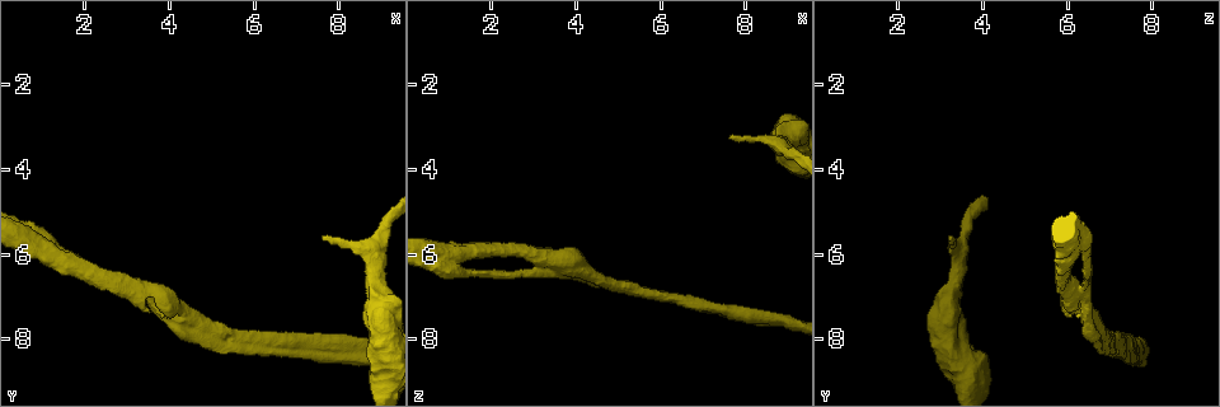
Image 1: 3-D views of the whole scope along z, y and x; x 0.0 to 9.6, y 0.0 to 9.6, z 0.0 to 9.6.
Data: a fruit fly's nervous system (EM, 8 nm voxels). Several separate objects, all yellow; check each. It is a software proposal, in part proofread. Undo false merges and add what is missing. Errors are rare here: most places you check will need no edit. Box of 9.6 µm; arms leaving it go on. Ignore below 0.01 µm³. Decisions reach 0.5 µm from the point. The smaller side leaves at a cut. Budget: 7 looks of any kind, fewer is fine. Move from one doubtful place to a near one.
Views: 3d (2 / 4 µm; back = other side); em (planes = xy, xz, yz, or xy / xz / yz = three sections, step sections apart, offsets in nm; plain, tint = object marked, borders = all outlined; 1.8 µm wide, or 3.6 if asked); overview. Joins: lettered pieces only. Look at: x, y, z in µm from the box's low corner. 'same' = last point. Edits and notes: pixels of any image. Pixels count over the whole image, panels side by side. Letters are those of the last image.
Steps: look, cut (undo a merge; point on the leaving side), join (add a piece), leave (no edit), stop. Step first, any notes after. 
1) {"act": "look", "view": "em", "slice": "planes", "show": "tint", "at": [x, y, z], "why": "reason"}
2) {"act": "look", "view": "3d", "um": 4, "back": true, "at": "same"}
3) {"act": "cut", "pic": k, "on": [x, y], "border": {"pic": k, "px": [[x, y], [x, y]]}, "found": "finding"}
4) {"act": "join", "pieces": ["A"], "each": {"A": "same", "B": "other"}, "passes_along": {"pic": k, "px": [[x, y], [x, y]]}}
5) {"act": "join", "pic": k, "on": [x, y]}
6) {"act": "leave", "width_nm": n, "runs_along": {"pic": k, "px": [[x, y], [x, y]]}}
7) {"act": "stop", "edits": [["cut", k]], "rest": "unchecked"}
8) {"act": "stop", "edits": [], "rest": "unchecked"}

{"act": "look", "view": "3d", "um": 2, "at": [4.30, 7.35, 6.50], "why": "closes a loop"}

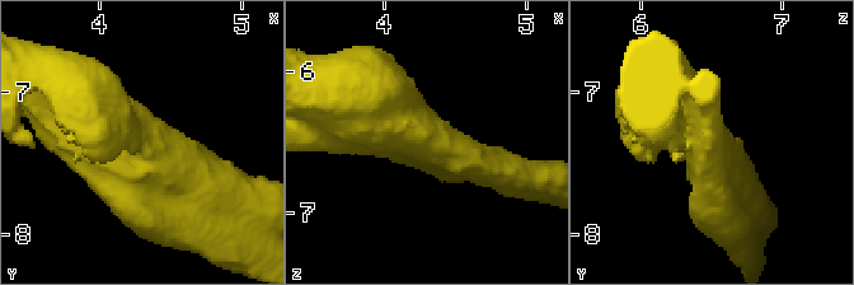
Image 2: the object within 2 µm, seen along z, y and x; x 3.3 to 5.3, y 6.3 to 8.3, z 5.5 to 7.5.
{"act": "look", "view": "em", "slice": "planes", "show": "plain", "at": [4.34, 7.44, 6.52]}

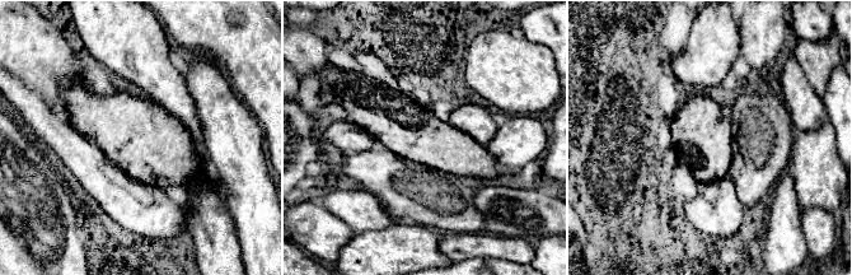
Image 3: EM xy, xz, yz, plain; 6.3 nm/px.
{"act": "look", "view": "em", "slice": "planes", "show": "borders", "at": "same"}

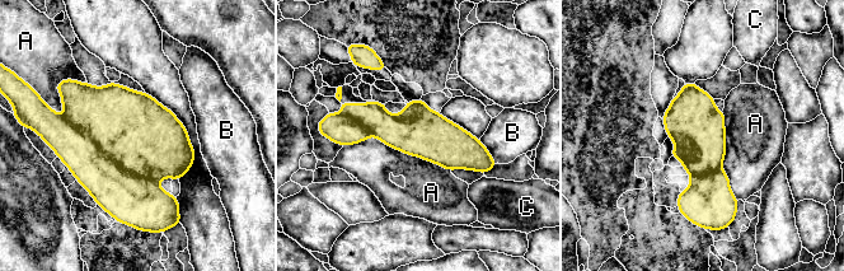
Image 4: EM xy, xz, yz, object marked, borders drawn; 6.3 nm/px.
{"act": "leave", "width_nm": 320, "each": {"A": "other", "B": "other", "C": "other"}, "border": {"pic": 4, "px": [[343, 145], [375, 136], [450, 171]]}, "found": "continuous, no second neuron"}

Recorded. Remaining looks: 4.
{"act": "look", "view": "em", "slice": "yz", "step": 8, "show": "borders", "at": [7.65, 5.60, 3.20], "why": "an open end"}

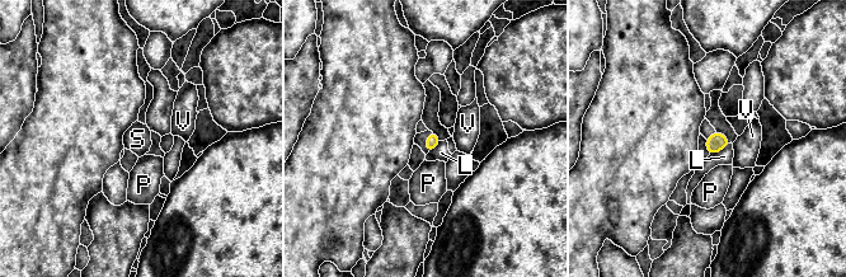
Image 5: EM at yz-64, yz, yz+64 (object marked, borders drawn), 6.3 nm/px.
{"act": "look", "view": "em", "slice": "planes", "show": "borders", "at": "same"}

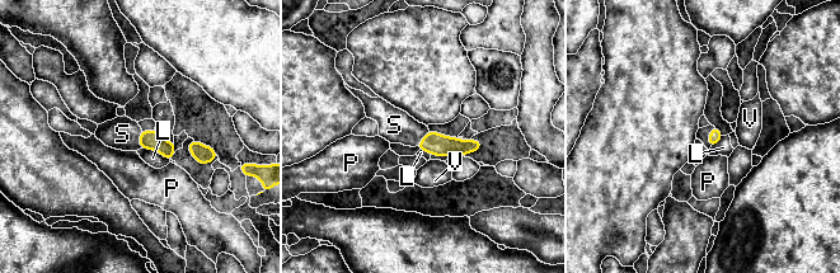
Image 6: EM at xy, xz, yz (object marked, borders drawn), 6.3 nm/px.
{"act": "join", "pieces": ["S"], "longest_contact_nm": ["L", 200], "each": {"L": "other", "P": "other", "S": "same", "V": "other"}, "found": "it goes on there"}

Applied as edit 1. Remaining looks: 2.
{"act": "look", "view": "em", "um": 3.6, "slice": "planes", "show": "tint", "at": [0.95, 5.80, 6.05], "why": "three-way junction"}

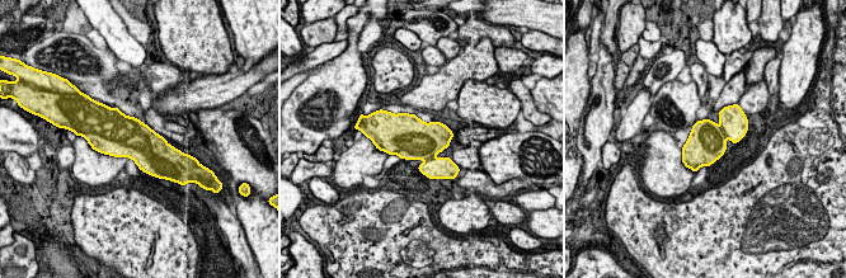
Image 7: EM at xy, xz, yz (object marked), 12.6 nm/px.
{"act": "look", "view": "em", "um": 3.6, "slice": "planes", "show": "borders", "at": "same"}

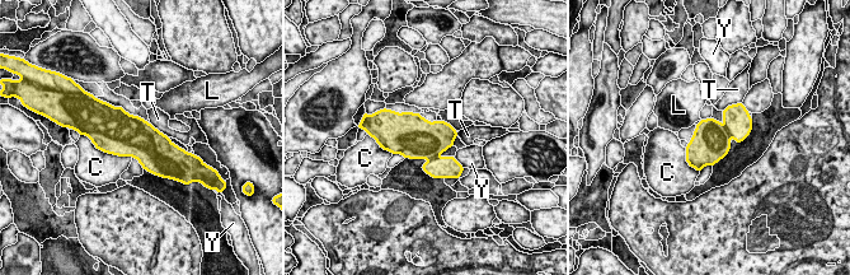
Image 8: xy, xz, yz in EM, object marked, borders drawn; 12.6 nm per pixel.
{"act": "leave", "each": {"C": "other", "L": "other", "T": "other", "Y": "other"}, "found": "all the same neuron"}

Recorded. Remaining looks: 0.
{"act": "stop", "edits": [["join", 6]], "rest": "unchecked"}

